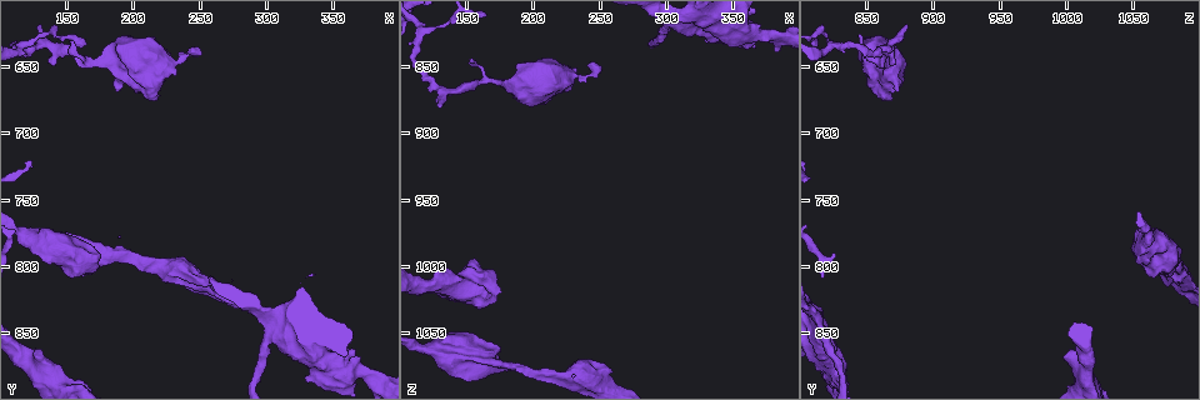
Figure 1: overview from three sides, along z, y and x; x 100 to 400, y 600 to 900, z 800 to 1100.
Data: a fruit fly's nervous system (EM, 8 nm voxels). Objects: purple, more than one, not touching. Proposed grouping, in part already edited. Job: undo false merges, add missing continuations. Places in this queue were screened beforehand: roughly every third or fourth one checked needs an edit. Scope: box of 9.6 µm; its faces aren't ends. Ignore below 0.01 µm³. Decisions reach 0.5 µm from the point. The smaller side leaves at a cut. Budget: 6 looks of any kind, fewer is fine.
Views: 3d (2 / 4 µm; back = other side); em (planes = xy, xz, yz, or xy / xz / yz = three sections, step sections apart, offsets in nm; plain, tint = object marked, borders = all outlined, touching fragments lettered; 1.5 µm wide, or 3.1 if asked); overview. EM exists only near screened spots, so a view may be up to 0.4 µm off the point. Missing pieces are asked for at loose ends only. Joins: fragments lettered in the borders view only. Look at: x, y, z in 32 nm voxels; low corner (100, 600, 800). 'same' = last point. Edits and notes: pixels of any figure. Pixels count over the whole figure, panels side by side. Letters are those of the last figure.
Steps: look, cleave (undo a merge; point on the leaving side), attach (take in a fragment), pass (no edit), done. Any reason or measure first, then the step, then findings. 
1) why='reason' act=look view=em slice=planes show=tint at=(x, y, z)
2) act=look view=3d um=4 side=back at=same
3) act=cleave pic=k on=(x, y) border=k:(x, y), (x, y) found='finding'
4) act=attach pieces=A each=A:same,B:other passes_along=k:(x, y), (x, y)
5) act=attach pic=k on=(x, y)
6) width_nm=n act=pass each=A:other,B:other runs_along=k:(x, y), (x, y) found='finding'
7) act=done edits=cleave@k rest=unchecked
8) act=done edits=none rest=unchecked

why='sudden change in width' act=look view=3d um=4 at=(166, 792, 1070)

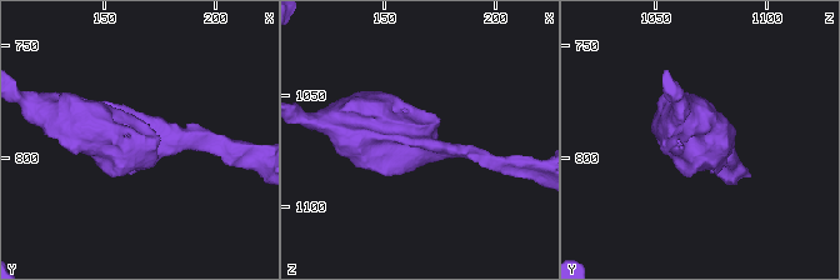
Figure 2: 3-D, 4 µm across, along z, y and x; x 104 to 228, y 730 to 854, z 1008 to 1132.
why='now the EM' act=look view=em slice=planes show=borders at=(166, 793, 1070)

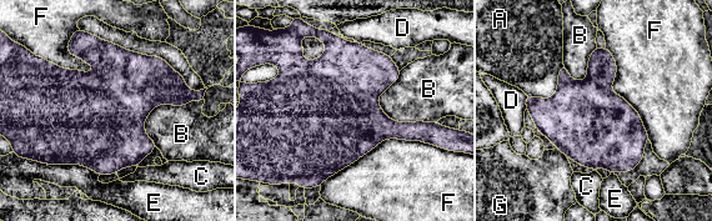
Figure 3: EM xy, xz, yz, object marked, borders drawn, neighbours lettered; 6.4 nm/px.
width_nm=500 act=pass each=A:other,B:other,C:other,D:other,E:other,F:other,G:other border=3:(377, 98), (394, 120), (436, 122) found='one neuron here'

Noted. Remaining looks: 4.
why='an open end' act=look view=em slice=planes show=borders at=(128, 870, 996)

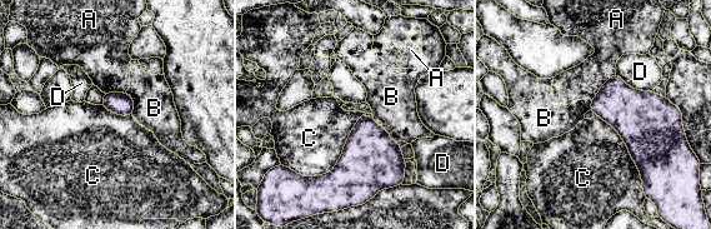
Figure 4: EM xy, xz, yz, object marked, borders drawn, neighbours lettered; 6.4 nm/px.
act=pass each=A:other,B:other,C:other,D:other found='no lettered fragment goes on from it'

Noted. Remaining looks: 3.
why='three-way junction' act=look view=em slice=xy step=8 show=borders at=(236, 796, 1088)

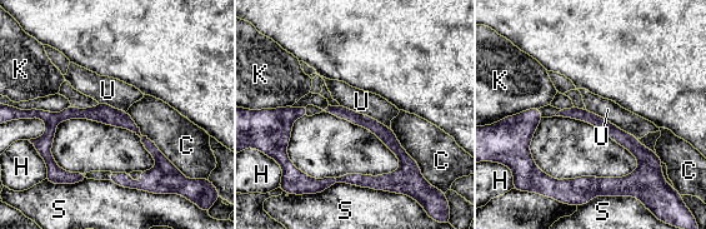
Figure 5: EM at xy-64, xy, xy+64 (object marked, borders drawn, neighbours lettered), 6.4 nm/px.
longest_contact=C:420nm act=pass each=C:other,H:other,K:other,S:other,U:other found='none of them fits'

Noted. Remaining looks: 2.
act=done edits=none rest=unchecked

